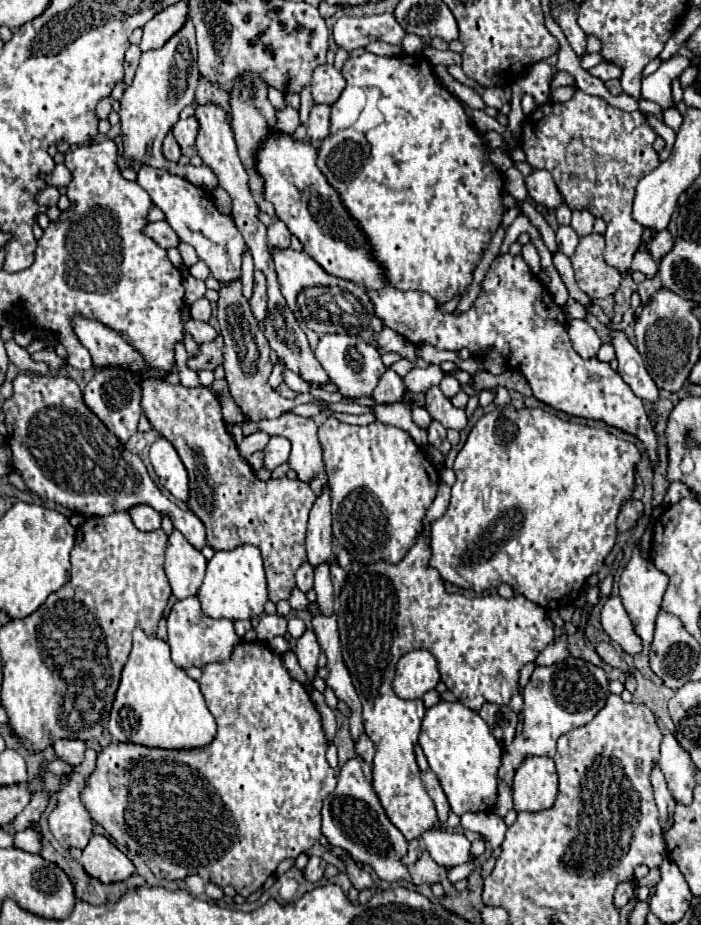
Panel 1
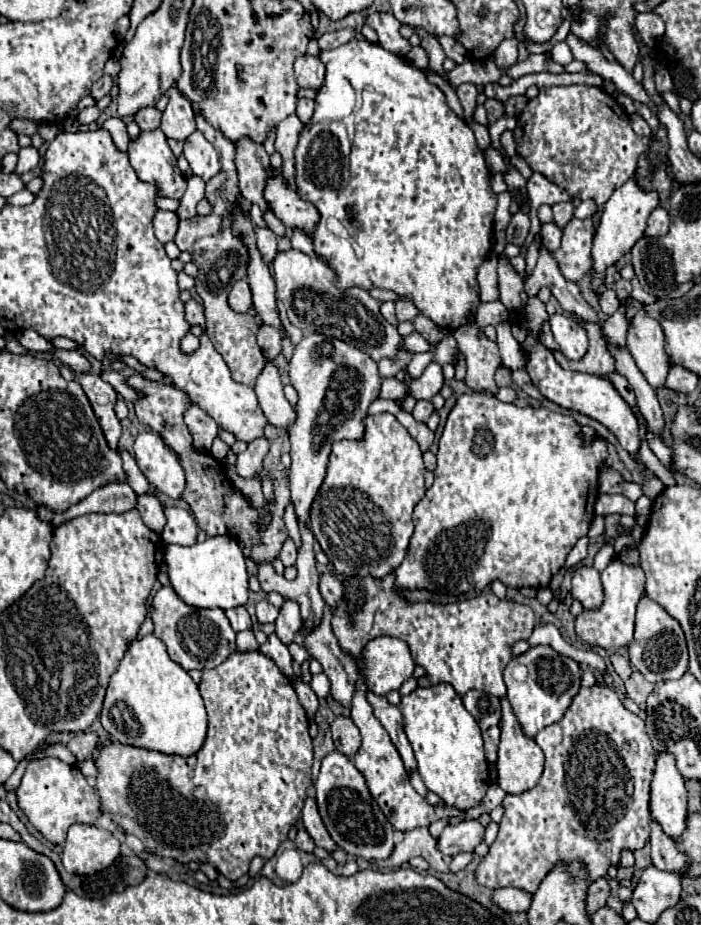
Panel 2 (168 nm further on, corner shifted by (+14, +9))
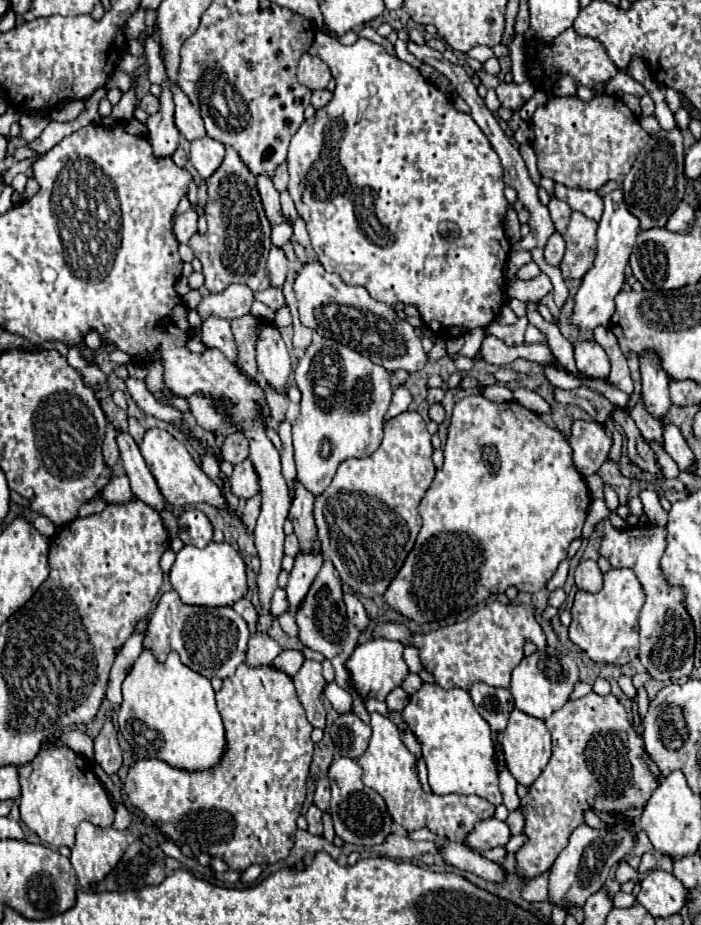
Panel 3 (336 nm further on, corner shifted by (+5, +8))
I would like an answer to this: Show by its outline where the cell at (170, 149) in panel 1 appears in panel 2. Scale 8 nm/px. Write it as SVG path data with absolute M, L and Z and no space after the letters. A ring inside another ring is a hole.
M142 108L138 110L138 114L134 116L136 124L140 126L140 130L148 132L148 130L156 130L160 128L160 110L158 108Z

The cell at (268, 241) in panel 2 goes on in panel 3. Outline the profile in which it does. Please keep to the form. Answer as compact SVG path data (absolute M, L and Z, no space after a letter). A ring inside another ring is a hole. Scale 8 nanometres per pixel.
M273 247L271 253L269 253L269 259L267 259L267 273L269 273L271 285L283 287L285 275L287 275L287 267L289 267L289 263L285 259L285 253L279 247Z

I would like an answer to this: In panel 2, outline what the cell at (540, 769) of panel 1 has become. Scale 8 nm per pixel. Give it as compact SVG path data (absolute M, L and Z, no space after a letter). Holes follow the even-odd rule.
M506 698L500 700L502 702L502 736L500 736L500 748L498 748L498 786L506 792L506 794L522 794L532 790L544 770L544 752L540 750L540 746L526 738L522 734L522 728L510 708L510 702Z

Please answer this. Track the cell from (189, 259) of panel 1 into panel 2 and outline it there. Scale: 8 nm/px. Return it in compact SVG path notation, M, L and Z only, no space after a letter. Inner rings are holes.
M196 110L196 128L202 130L208 142L220 152L222 158L222 172L206 182L205 198L214 206L210 216L194 216L192 220L182 220L176 232L176 246L188 250L192 254L192 262L198 266L196 276L196 292L204 302L206 314L206 336L212 340L216 352L224 358L232 372L232 380L254 388L258 378L258 368L250 370L250 356L262 356L256 344L256 332L260 322L252 314L236 314L228 304L228 294L238 278L246 276L246 248L238 238L230 234L230 206L238 200L238 180L234 168L234 144L222 134L222 130L214 128L206 118Z

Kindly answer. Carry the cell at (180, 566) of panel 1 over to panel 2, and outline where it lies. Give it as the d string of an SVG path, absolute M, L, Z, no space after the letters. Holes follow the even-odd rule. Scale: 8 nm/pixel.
M148 492L146 496L138 496L138 506L136 508L142 512L142 520L146 522L146 526L152 532L162 534L162 530L166 526L166 516L164 516L162 504L154 496L154 492Z

